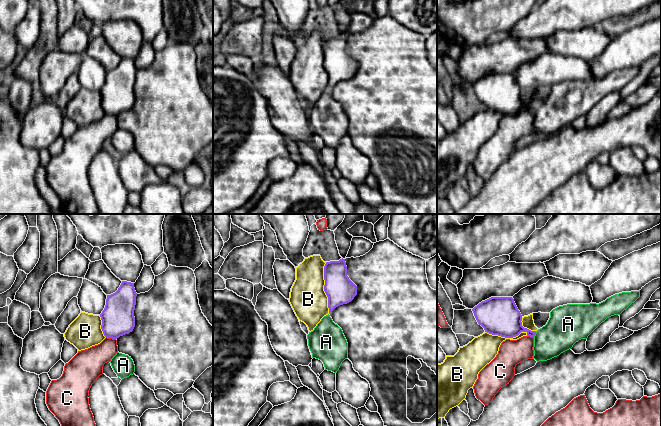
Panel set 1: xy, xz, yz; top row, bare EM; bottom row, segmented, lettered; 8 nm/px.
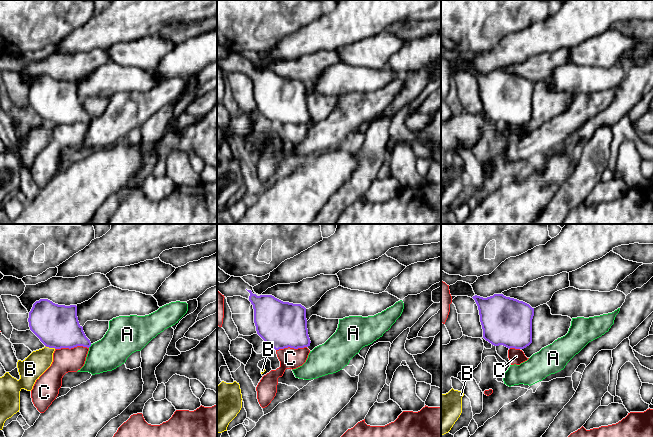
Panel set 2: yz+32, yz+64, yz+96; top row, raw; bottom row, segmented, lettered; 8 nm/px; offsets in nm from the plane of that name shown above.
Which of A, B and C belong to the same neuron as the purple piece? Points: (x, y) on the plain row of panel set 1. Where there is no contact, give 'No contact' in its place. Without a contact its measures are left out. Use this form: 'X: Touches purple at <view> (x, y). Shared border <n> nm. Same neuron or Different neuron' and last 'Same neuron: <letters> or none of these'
A: Touches purple at yz (535, 109). Shared border 50 nm. Different neuron
B: Touches purple at xz (324, 63). Shared border 400 nm. Different neuron
C: Touches purple at xy (111, 113). Shared border 80 nm. Different neuron
Same neuron: none of these

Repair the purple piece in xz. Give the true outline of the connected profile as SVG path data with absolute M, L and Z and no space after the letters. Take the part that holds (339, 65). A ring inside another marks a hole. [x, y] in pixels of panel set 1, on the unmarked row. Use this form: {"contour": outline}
{"contour": "M345 35L326 38L324 67L328 73L329 89L336 83L351 78L357 71L357 62L347 52Z"}

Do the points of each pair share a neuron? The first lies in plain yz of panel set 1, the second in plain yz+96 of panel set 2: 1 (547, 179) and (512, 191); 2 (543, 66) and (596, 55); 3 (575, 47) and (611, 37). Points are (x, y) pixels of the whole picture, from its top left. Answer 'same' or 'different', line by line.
1: same
2: different
3: same

